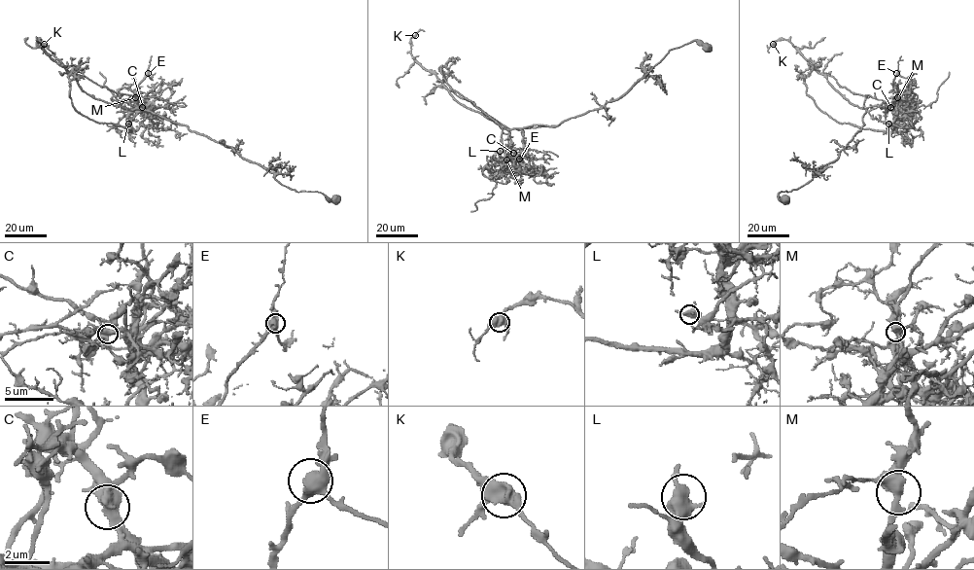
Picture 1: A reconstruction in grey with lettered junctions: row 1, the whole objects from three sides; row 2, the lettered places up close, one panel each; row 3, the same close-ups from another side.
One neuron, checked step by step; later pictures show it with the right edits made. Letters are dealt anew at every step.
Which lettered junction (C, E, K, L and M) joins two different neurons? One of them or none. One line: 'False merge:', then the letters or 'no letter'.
False merge: C

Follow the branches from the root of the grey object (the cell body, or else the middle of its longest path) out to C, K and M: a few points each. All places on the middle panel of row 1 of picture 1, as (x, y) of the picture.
C: (707, 48), (694, 41), (671, 49), (625, 92), (601, 107), (556, 125), (510, 129), (514, 153)
K: (707, 48), (694, 41), (671, 49), (618, 98), (558, 125), (504, 129), (459, 103), (416, 61), (415, 35)
M: (707, 48), (694, 41), (671, 49), (625, 92), (601, 107), (556, 125), (510, 129), (513, 147), (506, 160)

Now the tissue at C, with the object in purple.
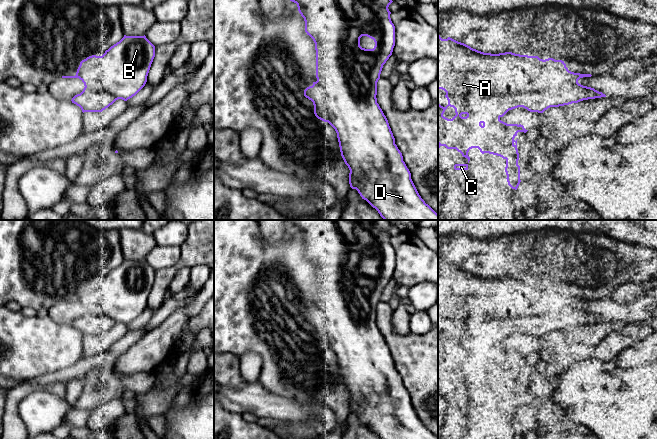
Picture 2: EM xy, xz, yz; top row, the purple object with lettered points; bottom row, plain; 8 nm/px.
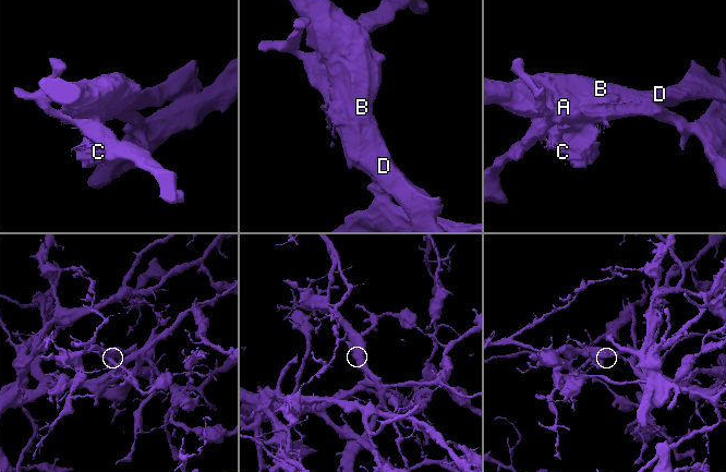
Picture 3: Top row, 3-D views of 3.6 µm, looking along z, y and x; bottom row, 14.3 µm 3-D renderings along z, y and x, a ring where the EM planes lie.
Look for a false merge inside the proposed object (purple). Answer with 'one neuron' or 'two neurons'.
two neurons

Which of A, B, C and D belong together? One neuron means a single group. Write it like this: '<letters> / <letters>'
A B D / C

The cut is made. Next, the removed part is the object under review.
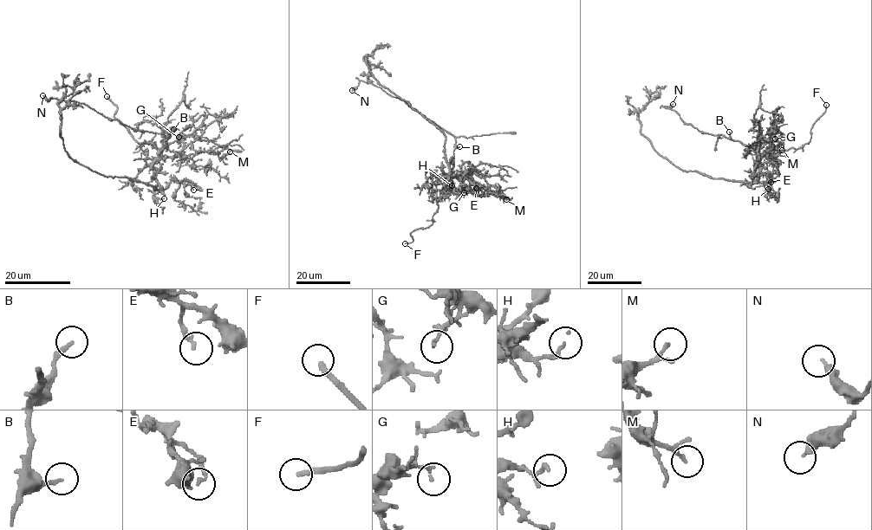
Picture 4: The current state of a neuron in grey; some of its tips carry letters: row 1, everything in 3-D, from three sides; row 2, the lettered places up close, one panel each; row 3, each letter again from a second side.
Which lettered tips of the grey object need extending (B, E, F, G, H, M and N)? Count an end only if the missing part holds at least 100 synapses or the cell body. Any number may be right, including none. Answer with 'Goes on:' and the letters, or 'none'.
Goes on: F, H

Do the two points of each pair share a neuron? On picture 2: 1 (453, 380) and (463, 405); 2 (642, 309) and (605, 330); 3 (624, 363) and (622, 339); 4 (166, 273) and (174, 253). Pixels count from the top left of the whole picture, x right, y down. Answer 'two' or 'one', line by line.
1: one
2: two
3: two
4: two

